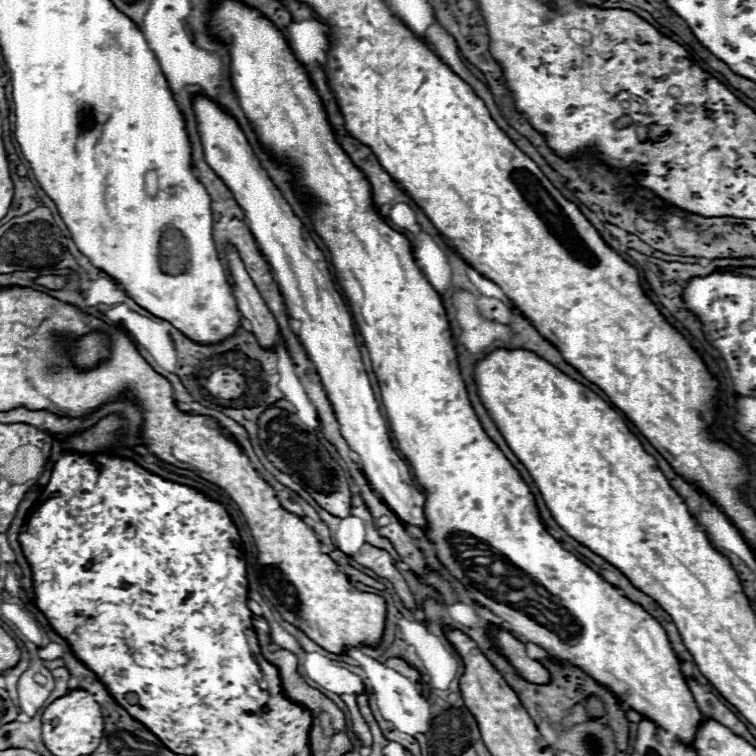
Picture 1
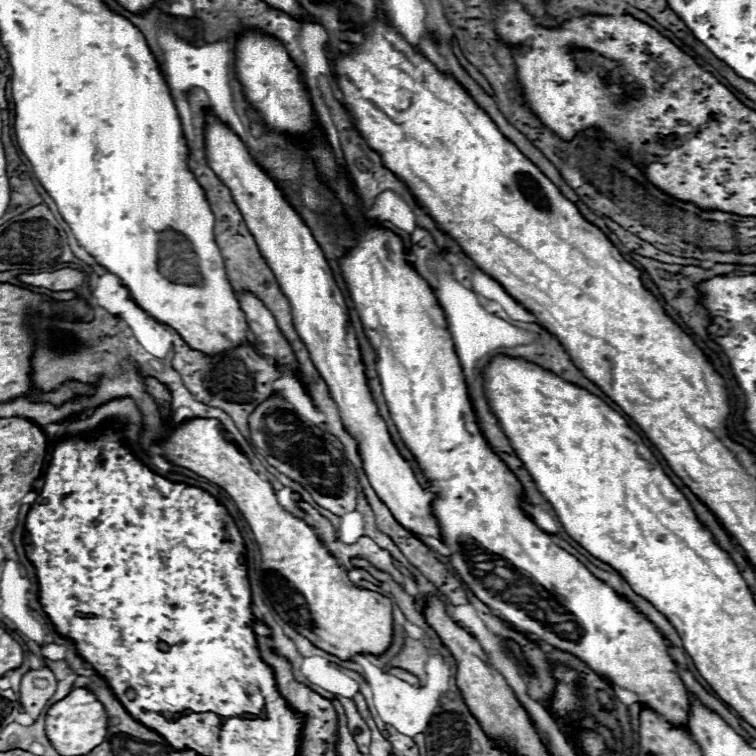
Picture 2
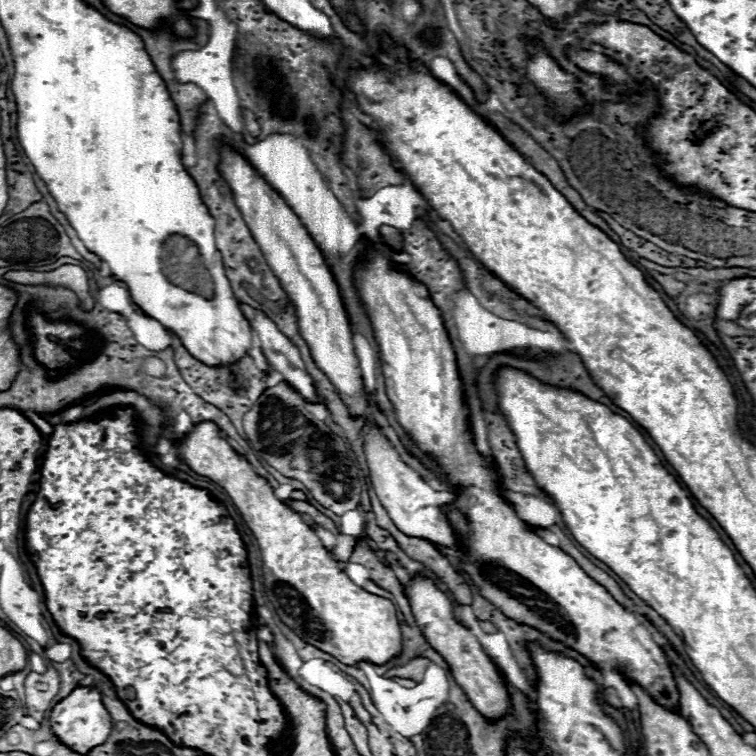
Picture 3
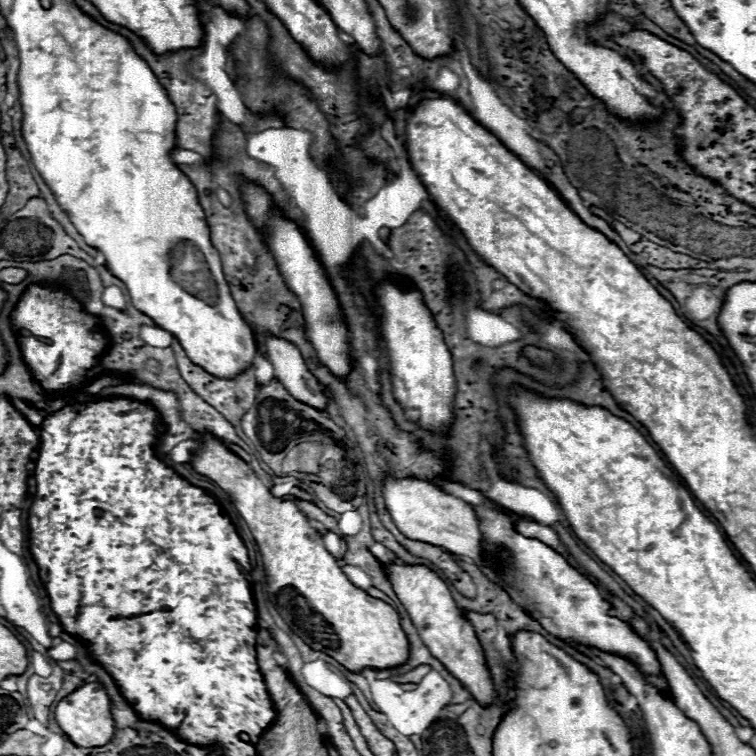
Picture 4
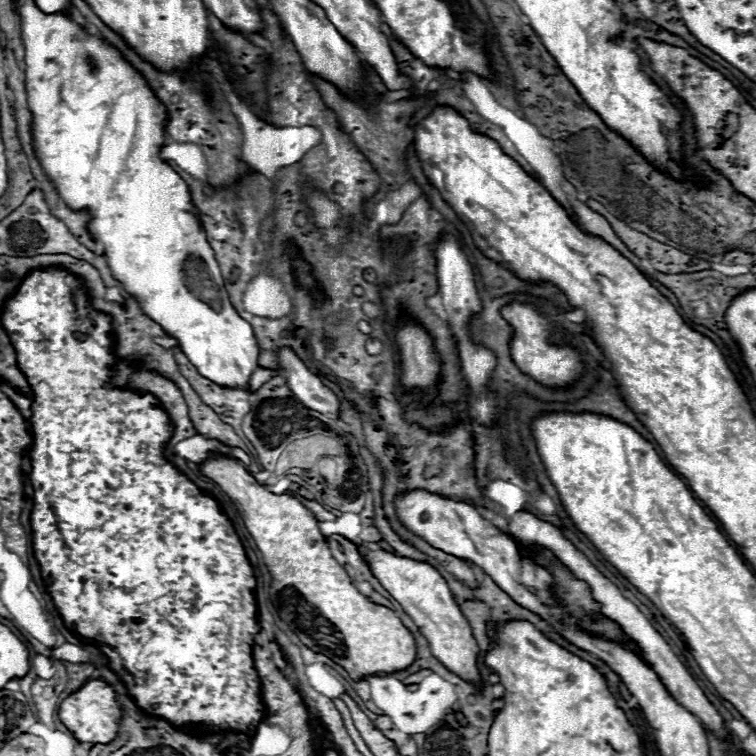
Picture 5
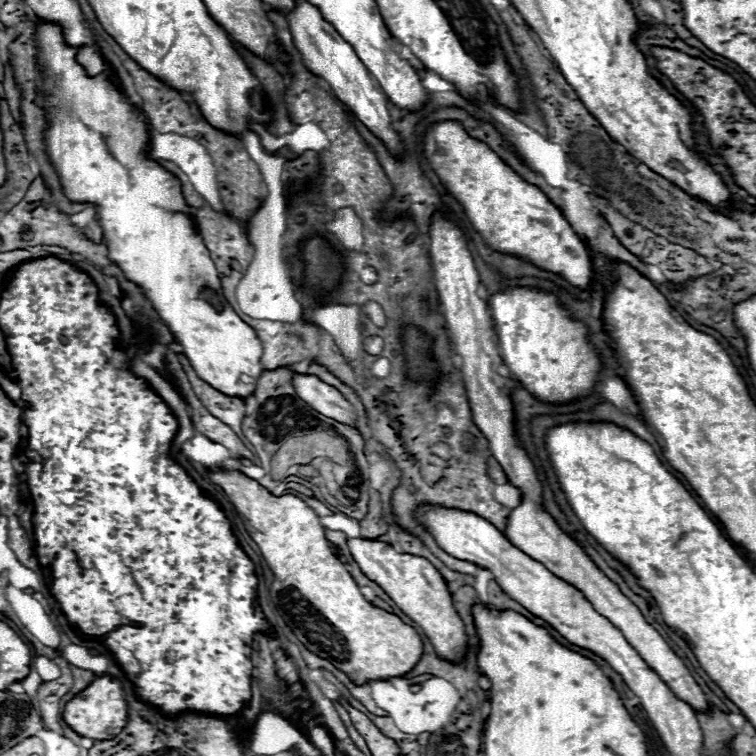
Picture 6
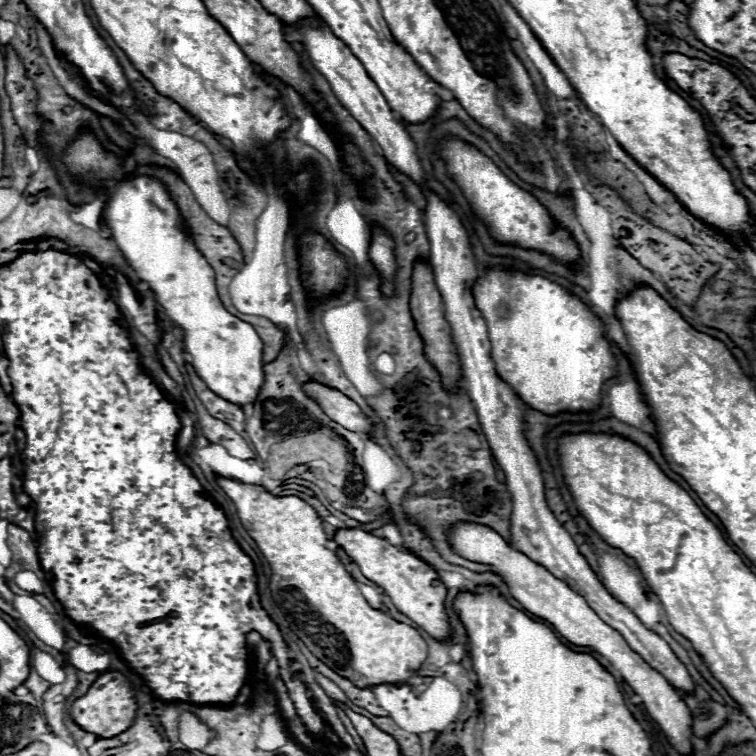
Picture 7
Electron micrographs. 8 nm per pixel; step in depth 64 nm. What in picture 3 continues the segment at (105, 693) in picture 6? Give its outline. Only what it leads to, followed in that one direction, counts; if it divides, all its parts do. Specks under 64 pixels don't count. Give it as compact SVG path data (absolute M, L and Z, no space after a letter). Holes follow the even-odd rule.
M80 686L72 690L70 696L60 700L52 708L50 724L56 738L80 754L86 754L90 748L104 744L112 732L112 718L102 702L102 694L94 686Z

